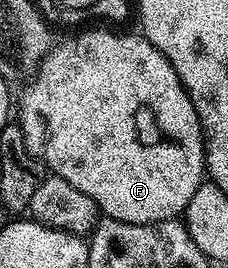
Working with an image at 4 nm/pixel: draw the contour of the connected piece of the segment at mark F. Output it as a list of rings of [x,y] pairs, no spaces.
[[[86,30],[83,34],[60,43],[59,46],[57,43],[46,55],[41,70],[26,88],[26,99],[22,102],[22,111],[19,114],[17,111],[16,118],[24,132],[24,140],[31,154],[53,177],[68,180],[72,188],[90,197],[105,217],[115,218],[124,224],[155,226],[157,222],[173,222],[179,216],[185,215],[188,200],[192,200],[196,188],[200,188],[206,174],[206,136],[202,121],[198,118],[196,108],[190,99],[190,93],[184,88],[176,68],[172,68],[170,61],[147,38],[143,38],[141,33],[113,34],[110,30]]]

